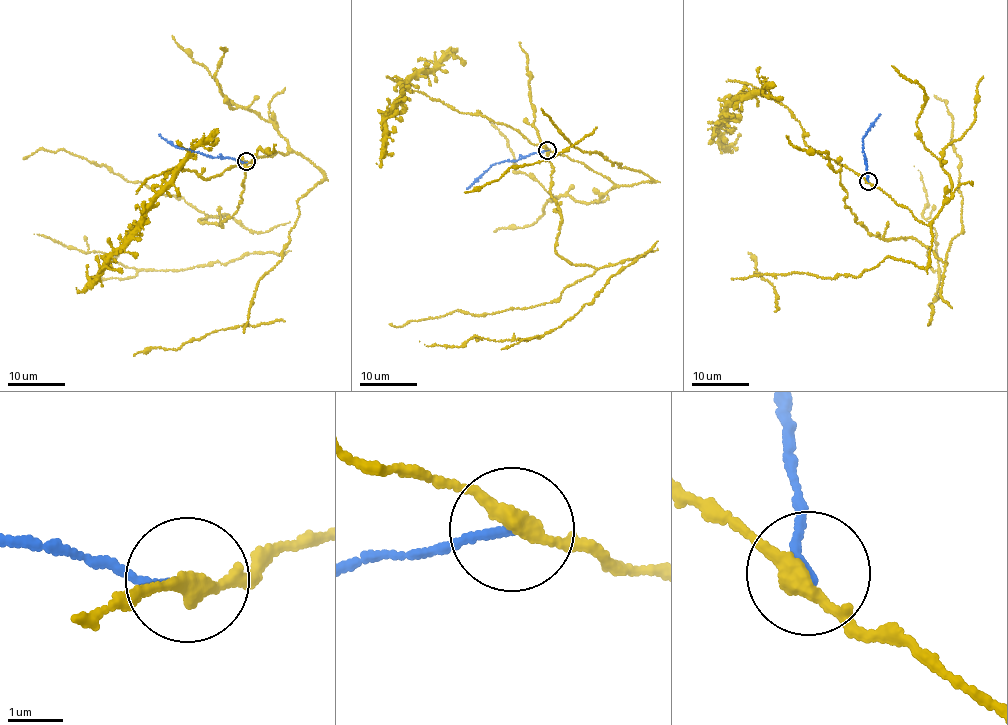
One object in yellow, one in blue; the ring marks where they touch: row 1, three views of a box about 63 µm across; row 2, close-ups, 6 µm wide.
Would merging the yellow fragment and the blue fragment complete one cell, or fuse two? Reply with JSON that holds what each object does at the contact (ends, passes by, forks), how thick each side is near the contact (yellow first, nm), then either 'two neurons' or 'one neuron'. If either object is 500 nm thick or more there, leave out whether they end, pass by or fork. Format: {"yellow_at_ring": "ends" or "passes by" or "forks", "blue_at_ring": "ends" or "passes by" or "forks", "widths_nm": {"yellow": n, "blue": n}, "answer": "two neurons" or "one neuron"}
{"yellow_at_ring": "passes by", "blue_at_ring": "ends", "widths_nm": {"yellow": 280, "blue": 170}, "answer": "two neurons"}

